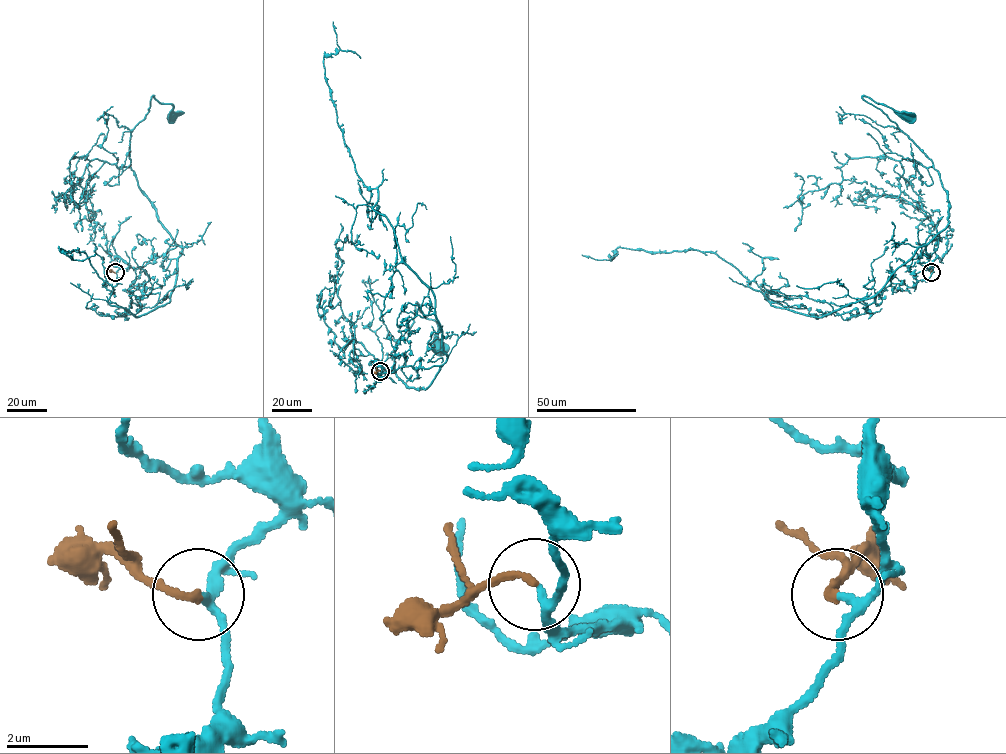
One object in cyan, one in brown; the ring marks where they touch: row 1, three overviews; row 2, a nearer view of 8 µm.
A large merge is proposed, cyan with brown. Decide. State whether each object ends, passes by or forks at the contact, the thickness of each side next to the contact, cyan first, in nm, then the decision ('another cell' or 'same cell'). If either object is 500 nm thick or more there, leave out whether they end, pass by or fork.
cyan passes by; brown ends there; 150 nm thick on the cyan side, 180 nm on the other; same cell

